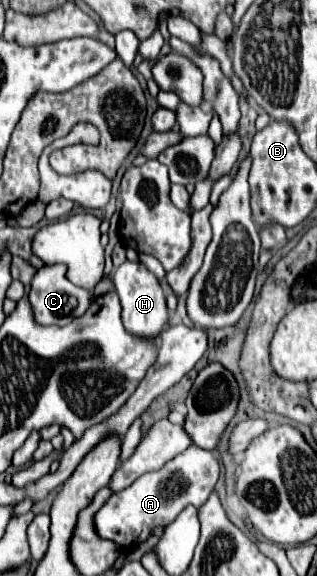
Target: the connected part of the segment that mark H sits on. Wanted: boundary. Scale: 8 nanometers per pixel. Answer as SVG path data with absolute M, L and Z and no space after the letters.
M125 261L113 275L115 291L123 305L123 325L129 333L137 337L157 337L165 329L165 323L169 319L167 315L167 303L165 293L161 289L161 283L157 277L141 263L141 261Z

